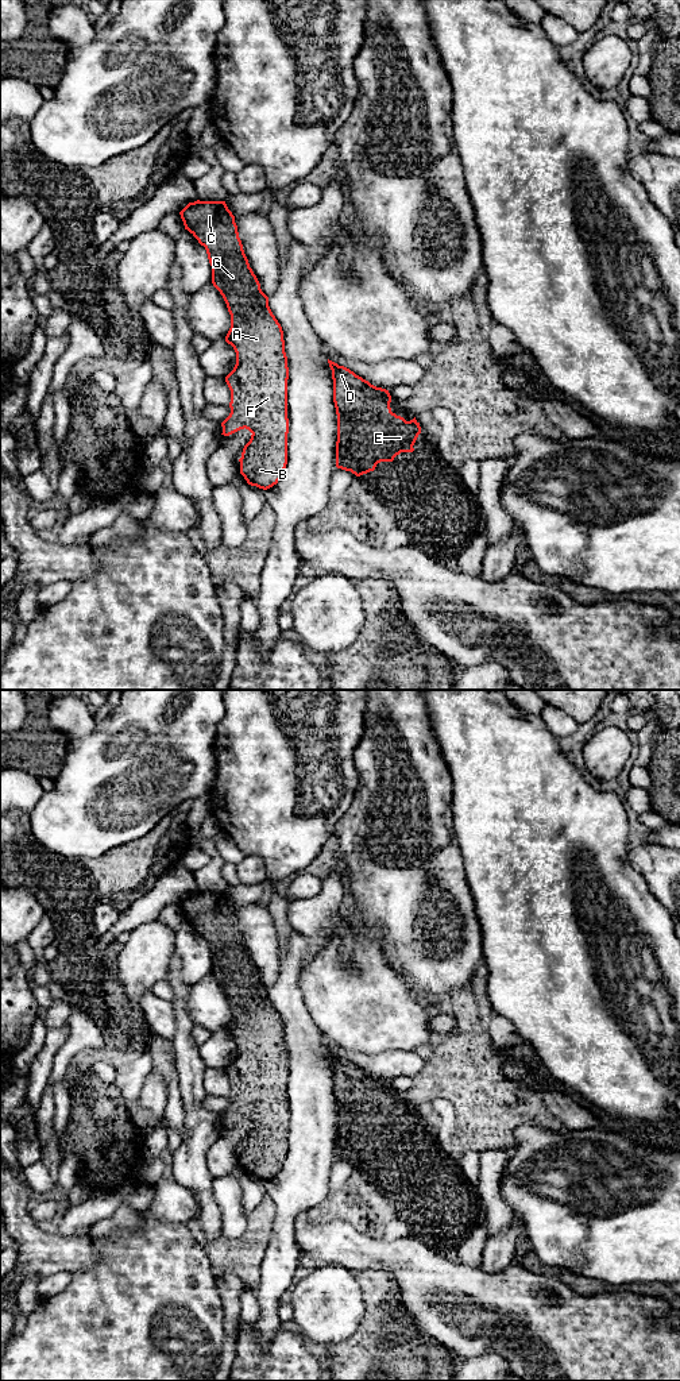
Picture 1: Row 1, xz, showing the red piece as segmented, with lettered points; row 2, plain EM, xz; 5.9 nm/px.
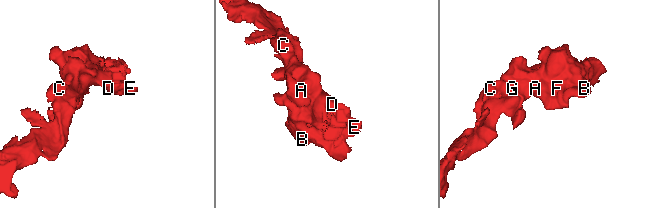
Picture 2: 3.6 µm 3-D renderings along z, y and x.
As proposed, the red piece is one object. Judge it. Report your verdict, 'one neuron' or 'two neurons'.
one neuron

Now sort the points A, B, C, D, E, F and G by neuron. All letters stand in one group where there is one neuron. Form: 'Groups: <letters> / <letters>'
Groups: A B C D E F G

